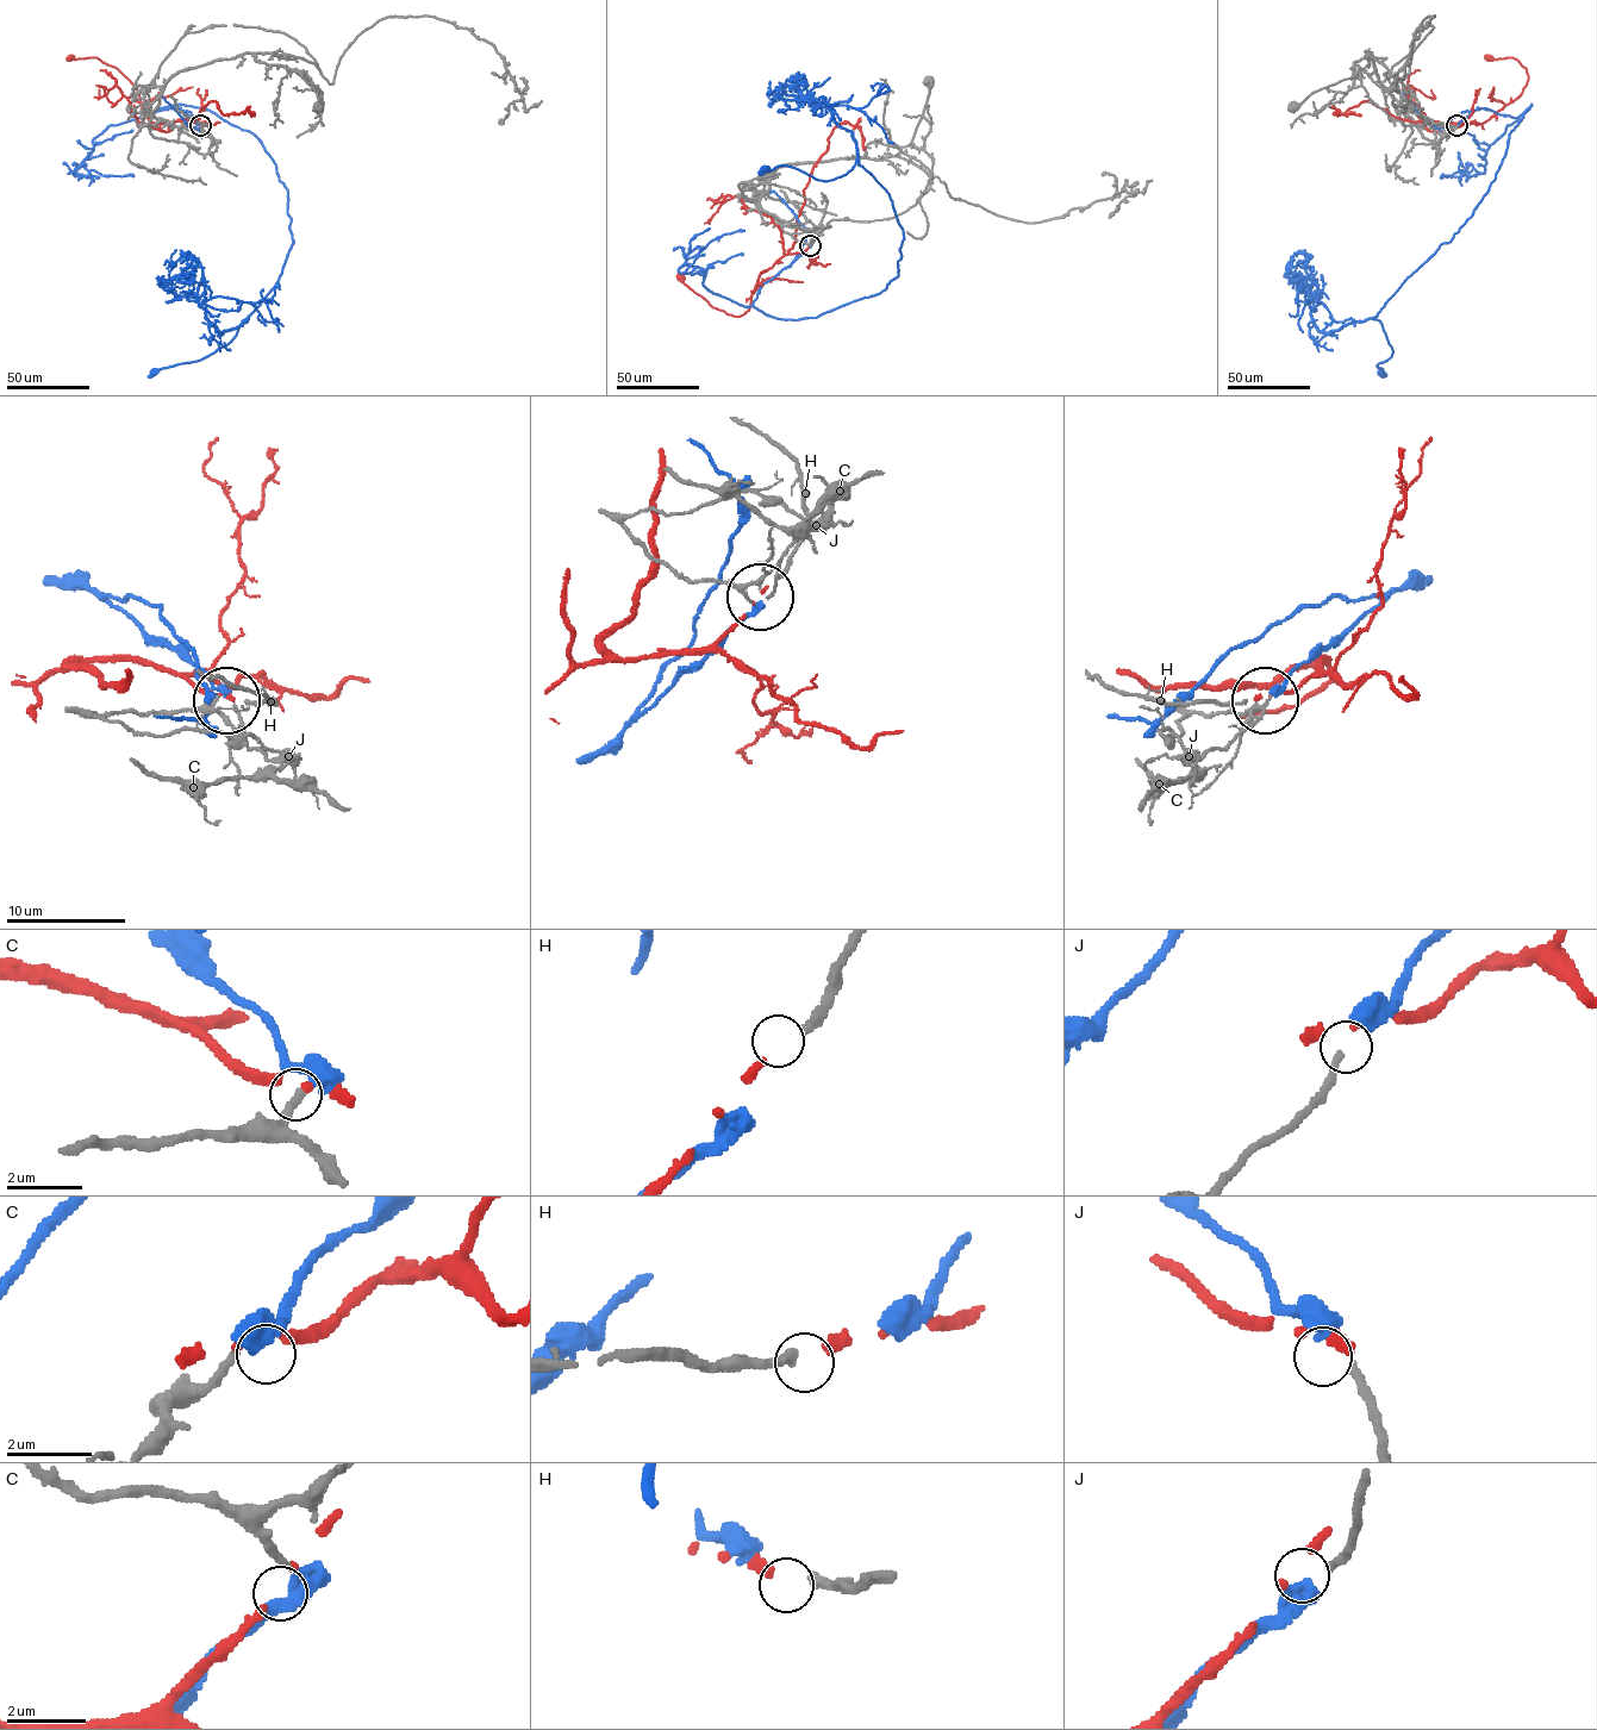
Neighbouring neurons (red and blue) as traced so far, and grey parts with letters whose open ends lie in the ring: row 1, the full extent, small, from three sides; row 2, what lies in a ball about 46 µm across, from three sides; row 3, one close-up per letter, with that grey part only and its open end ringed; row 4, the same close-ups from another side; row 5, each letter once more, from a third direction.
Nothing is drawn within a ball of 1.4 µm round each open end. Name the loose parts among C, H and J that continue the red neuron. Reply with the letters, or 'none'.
H

